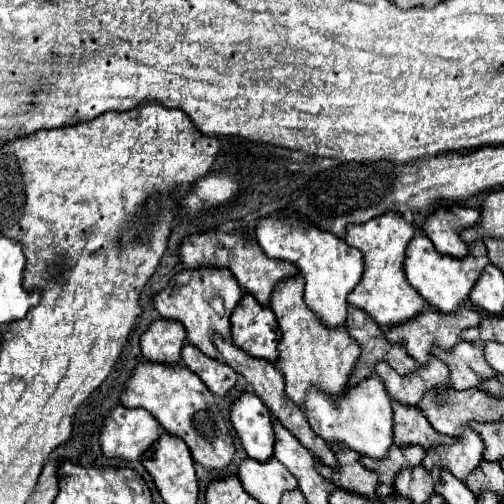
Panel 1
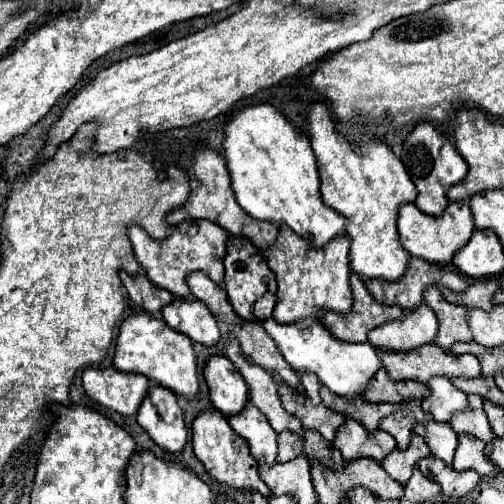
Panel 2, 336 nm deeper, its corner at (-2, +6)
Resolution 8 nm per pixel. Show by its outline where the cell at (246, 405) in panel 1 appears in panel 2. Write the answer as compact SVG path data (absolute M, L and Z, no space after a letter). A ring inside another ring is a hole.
M210 356L204 366L204 380L208 384L210 400L222 414L238 414L248 402L248 388L232 362L222 356Z

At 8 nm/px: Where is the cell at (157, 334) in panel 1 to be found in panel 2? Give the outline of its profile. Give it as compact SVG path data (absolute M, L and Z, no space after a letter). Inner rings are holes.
M121 271L119 276L128 294L130 294L130 298L142 310L146 310L150 314L158 314L162 310L162 306L166 306L174 300L174 296L168 290L162 290L162 288L154 286L144 274L131 276Z

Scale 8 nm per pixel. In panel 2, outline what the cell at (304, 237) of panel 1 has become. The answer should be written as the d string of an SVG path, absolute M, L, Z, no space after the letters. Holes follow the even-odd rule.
M254 104L236 112L224 128L224 156L232 178L232 190L238 204L256 220L284 222L298 236L308 238L314 246L324 246L338 234L346 234L346 218L326 206L320 198L320 178L316 168L316 158L310 148L308 136L304 136L282 112L270 104Z

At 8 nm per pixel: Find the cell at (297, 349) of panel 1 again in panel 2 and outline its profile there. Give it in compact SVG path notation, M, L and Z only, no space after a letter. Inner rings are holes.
M280 226L278 238L270 250L266 250L266 260L270 270L274 270L278 280L278 300L272 312L272 318L280 324L292 324L302 318L318 318L322 308L346 314L352 308L352 290L350 290L350 238L334 238L330 246L314 250L306 238L298 238L294 230Z

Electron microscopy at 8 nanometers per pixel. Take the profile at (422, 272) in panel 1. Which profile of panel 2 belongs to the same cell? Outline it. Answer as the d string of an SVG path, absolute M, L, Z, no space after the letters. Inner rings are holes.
M450 202L448 210L438 216L422 214L416 204L406 204L398 212L398 232L400 232L400 242L402 246L418 258L424 258L426 262L432 264L448 264L454 256L456 250L460 250L476 230L472 222L472 212L468 202Z

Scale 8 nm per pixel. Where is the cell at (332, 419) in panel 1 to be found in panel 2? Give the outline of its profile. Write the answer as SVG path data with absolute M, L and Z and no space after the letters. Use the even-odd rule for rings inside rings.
M272 318L262 320L264 330L270 334L270 338L280 348L286 362L298 372L314 372L322 384L326 384L334 394L340 396L362 396L364 388L370 384L370 378L376 374L376 370L382 366L376 350L368 344L356 344L356 342L338 342L326 326L314 318L304 318L302 322L294 324L278 324Z

